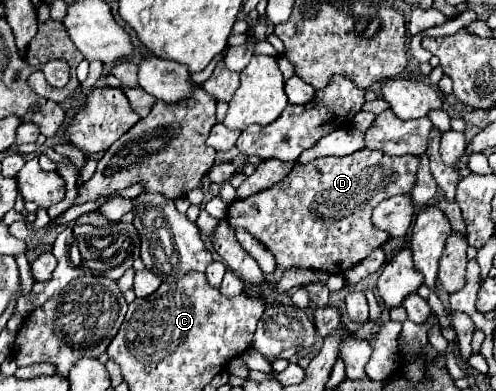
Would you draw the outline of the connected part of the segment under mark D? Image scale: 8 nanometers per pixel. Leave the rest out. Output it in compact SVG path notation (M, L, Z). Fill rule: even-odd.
M367 148L343 158L317 158L307 164L295 164L283 182L249 198L237 200L237 204L229 204L225 220L231 228L241 226L259 242L263 242L273 252L279 270L303 266L329 274L345 274L345 270L367 258L389 238L371 226L371 212L381 200L387 200L395 194L411 194L417 182L419 164L421 156L387 156L379 150Z

